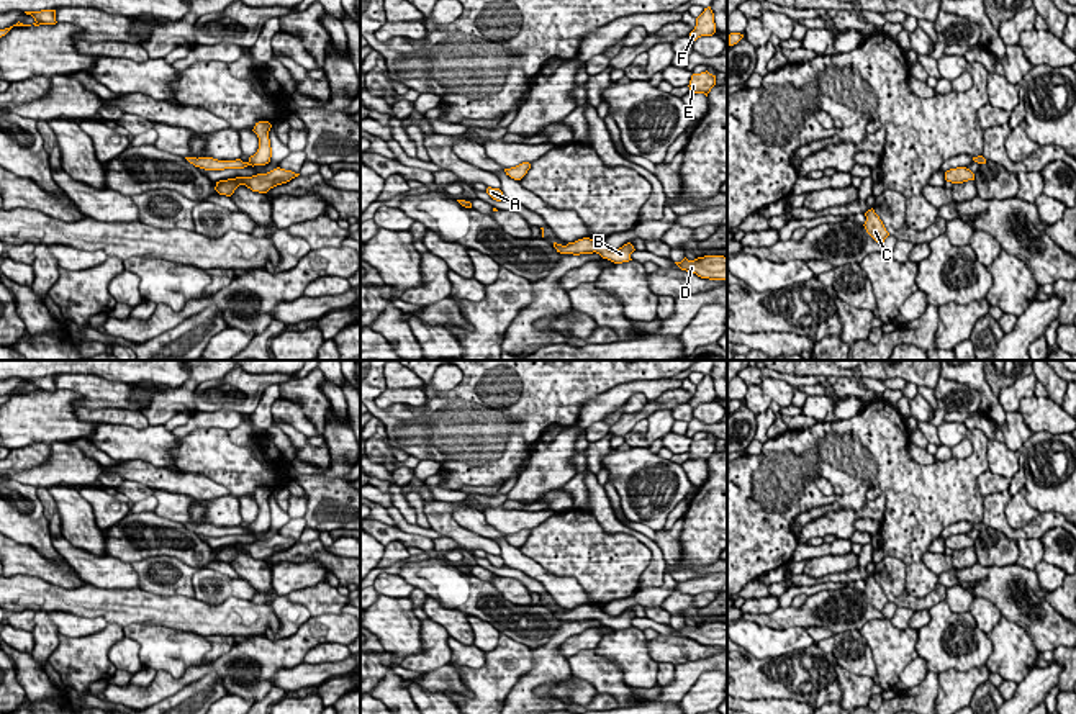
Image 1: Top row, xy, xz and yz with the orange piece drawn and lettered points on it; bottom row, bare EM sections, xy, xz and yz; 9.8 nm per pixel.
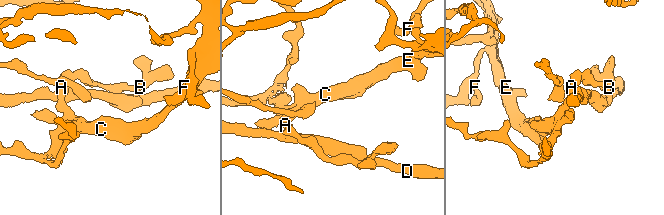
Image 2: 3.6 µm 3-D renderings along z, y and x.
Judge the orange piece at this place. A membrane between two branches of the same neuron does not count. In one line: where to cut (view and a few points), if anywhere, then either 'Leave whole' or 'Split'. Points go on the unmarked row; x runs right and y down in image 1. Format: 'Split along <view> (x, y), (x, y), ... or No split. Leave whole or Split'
Split along xy (189, 526), (198, 528). Split

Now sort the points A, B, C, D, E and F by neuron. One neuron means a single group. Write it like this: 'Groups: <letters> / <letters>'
Groups: A C E F / B D

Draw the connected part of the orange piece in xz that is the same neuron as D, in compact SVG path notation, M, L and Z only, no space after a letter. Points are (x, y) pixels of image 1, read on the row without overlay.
M704 622L694 627L686 624L681 629L675 629L681 637L696 640L701 645L727 647L727 624L724 622Z

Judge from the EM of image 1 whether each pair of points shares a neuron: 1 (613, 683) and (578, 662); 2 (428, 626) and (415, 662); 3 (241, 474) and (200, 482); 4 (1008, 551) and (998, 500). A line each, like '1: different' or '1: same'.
1: same
2: same
3: different
4: different

